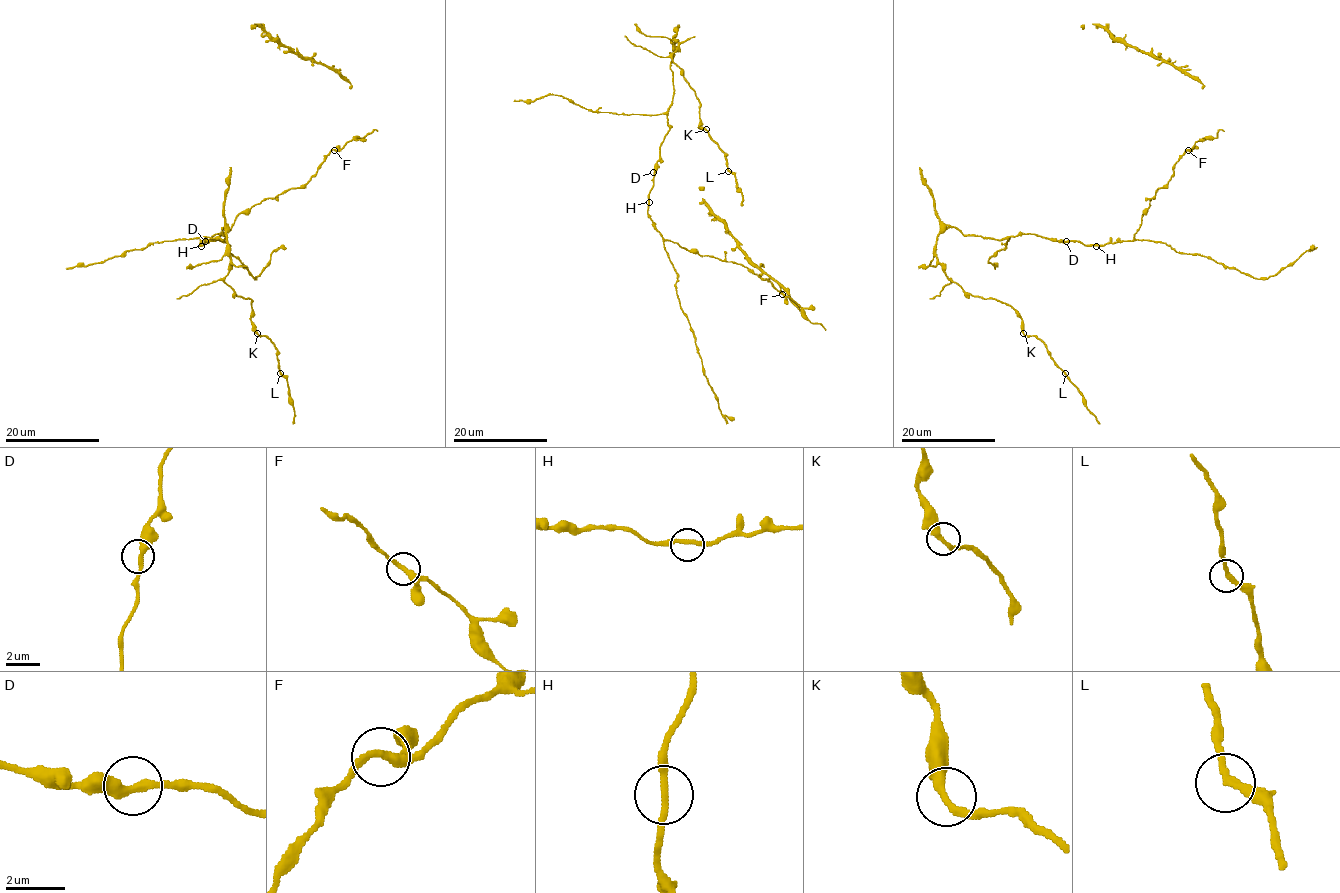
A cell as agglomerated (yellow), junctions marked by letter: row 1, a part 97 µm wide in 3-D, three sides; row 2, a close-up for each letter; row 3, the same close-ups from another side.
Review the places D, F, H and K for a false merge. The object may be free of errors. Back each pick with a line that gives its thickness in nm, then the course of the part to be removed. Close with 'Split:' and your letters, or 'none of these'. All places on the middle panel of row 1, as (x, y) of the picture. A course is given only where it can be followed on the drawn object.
Split: none of these

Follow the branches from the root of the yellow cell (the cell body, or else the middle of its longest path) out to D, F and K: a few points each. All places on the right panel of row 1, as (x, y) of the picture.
D: (1096, 244), (1066, 241)
F: (1096, 244), (1133, 239), (1150, 201), (1174, 174), (1174, 164), (1188, 150)
K: (1096, 244), (1034, 234), (995, 240), (953, 227), (938, 236), (943, 273), (965, 292), (1007, 303), (1024, 333)

